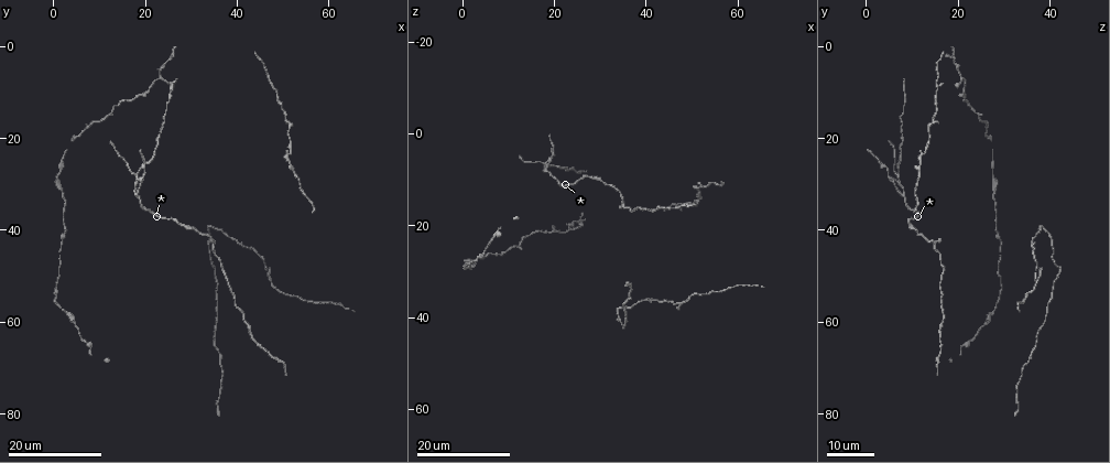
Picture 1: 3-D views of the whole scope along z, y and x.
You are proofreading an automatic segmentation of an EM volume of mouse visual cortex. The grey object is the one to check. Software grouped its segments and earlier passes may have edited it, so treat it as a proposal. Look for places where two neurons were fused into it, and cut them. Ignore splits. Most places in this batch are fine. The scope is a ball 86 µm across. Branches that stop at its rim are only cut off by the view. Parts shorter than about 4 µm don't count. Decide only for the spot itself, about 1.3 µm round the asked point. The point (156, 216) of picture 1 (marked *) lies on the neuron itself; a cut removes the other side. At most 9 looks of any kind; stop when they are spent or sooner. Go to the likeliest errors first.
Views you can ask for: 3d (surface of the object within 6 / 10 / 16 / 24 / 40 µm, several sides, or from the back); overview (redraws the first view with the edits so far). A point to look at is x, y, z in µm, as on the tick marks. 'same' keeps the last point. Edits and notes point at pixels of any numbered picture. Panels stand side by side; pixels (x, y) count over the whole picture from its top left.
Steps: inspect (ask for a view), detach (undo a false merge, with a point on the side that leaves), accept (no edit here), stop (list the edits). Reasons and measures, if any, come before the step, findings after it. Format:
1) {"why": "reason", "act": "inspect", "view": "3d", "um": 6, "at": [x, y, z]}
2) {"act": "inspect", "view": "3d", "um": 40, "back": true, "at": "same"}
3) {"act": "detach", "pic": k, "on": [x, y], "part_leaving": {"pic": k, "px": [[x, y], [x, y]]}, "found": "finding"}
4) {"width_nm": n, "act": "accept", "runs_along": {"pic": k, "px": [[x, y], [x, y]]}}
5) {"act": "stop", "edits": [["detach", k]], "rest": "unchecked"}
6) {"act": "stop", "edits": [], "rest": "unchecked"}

{"why": "branch point", "act": "inspect", "view": "3d", "um": 24, "at": [18.0, 29.5, 6.5]}

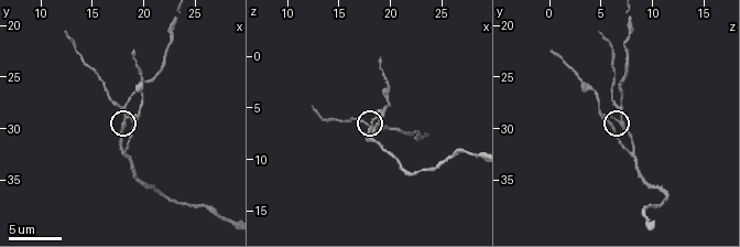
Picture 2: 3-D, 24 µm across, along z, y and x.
{"why": "closer look", "act": "inspect", "view": "3d", "um": 10, "at": [18.0, 29.2, 7.0]}

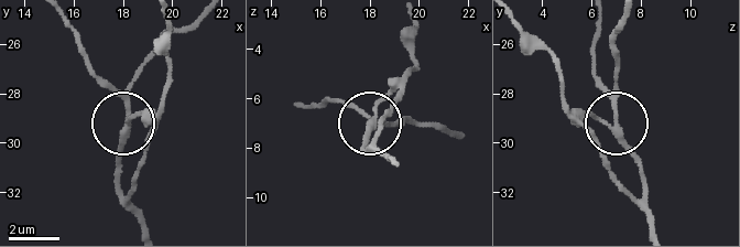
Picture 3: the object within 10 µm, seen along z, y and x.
{"arms": 3, "act": "accept", "runs_along": {"pic": 3, "px": [[655, 227], [637, 151], [617, 128], [586, 117], [563, 96]]}, "found": "one neuron here"}

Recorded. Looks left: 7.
{"why": "three-way junction", "act": "inspect", "view": "3d", "um": 24, "at": [51.5, 16.5, 15.0]}

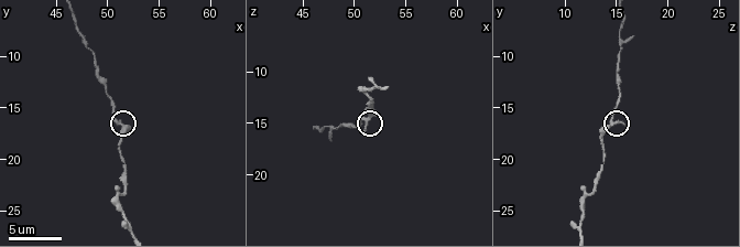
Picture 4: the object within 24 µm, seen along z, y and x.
{"act": "inspect", "view": "3d", "um": 6, "at": [50.8, 16.2, 14.6]}

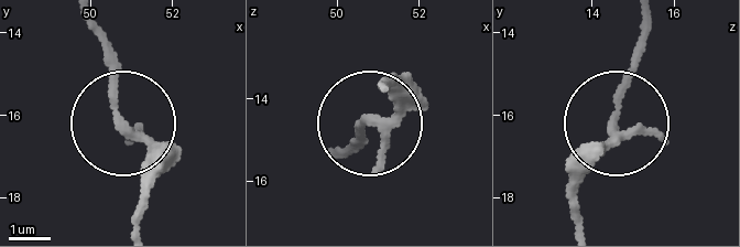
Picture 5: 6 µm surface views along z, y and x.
{"act": "accept", "runs_along": {"pic": 5, "px": [[642, 20], [618, 126], [572, 206]]}, "found": "one neuron here"}

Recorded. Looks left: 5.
{"why": "thick turns thin", "act": "inspect", "view": "3d", "um": 16, "at": [5.5, 20.0, 26.0]}

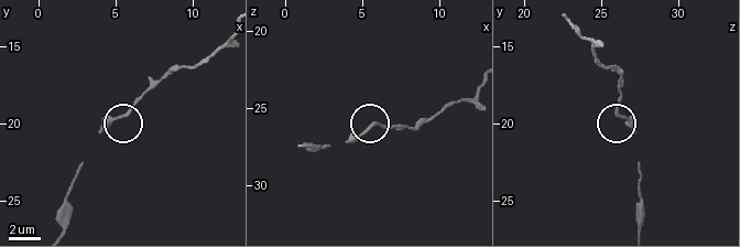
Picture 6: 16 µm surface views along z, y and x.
{"why": "zoom in", "act": "inspect", "view": "3d", "um": 6, "at": [5.6, 19.4, 26.2]}

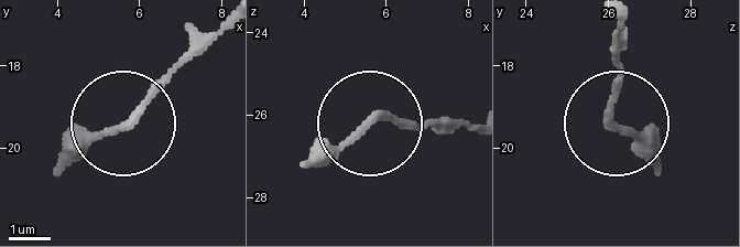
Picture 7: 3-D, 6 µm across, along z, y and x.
{"act": "accept", "found": "one neuron here"}

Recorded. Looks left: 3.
{"act": "inspect", "view": "3d", "um": 16, "at": [3.0, 40.0, 28.5]}

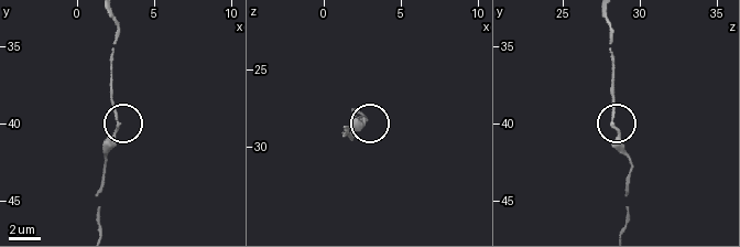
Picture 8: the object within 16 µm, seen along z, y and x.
{"act": "inspect", "view": "3d", "um": 6, "at": [2.8, 40.4, 28.4]}

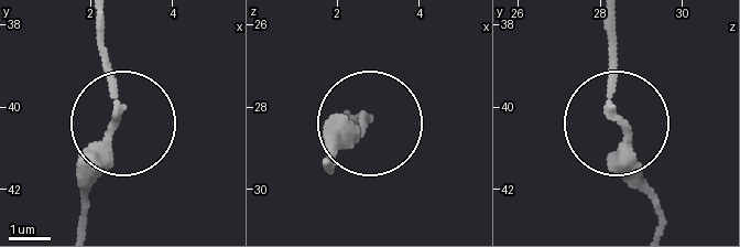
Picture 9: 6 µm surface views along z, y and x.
{"act": "accept", "found": "all the same neuron"}

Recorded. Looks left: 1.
{"act": "stop", "edits": [], "rest": "unchecked"}

